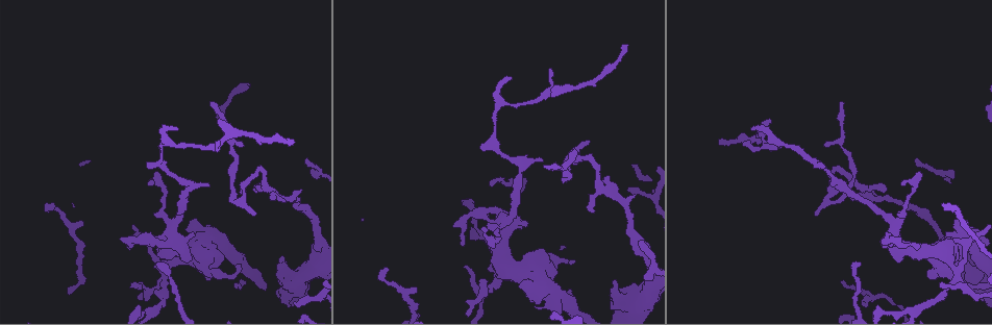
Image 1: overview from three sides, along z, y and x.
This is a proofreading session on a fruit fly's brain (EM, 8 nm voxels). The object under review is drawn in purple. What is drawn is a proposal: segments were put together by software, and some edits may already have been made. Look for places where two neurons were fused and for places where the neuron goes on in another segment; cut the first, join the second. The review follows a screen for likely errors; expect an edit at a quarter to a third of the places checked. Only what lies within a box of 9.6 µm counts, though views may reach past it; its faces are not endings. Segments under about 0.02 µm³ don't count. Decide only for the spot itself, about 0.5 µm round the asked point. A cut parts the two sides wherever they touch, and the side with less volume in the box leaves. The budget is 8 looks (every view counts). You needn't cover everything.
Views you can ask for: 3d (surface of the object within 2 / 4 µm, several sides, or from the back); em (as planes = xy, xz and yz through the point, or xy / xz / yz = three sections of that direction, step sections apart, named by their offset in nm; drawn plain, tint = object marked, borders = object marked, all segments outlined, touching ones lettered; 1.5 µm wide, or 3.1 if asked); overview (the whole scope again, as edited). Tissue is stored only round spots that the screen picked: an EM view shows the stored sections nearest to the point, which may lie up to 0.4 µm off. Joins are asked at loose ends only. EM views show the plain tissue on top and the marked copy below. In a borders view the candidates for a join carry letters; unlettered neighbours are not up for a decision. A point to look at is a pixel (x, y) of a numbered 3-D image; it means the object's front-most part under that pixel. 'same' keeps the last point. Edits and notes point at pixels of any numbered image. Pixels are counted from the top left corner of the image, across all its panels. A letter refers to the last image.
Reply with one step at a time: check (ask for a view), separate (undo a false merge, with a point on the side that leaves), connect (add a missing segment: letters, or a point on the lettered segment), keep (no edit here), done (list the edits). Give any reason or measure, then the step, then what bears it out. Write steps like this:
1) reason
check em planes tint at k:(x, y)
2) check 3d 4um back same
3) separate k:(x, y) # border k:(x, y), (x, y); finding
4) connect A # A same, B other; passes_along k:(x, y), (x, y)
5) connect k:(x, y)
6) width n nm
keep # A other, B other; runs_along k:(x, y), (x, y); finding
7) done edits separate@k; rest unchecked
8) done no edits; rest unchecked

thick end
check em planes borders at 1:(192, 220)

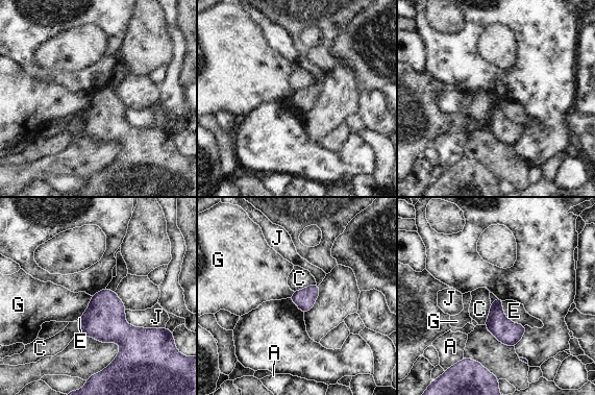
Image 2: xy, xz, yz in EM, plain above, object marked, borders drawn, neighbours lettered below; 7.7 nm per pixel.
longest_contact J 340 nm
keep # A other, C other, E other, G other, J other; border 2:(92, 296), (88, 309), (80, 318); no lettered segment goes on from it

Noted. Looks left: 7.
abrupt turn
check 3d 4um at 1:(840, 185)

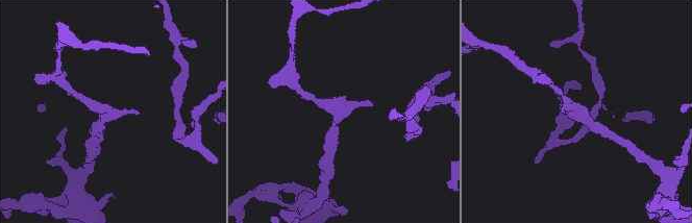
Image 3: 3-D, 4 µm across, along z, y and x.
check em planes tint at 3:(104, 109)

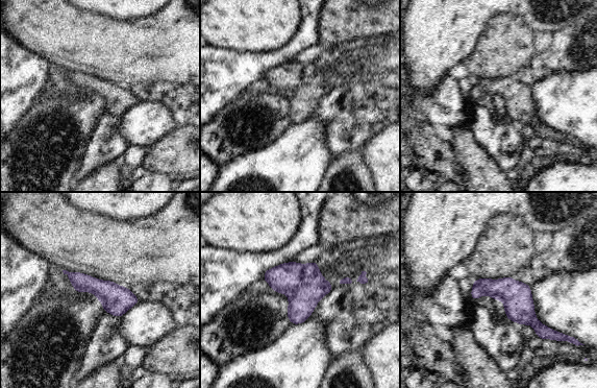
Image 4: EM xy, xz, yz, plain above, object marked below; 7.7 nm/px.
check em planes borders same

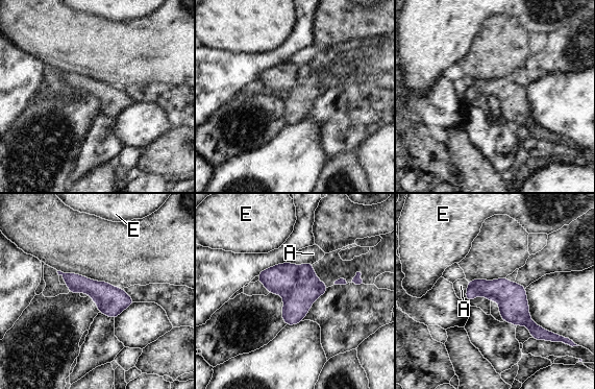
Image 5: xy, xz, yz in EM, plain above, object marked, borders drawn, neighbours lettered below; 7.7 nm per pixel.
width 220 nm
keep # A other, E other; runs_along 5:(470, 284), (496, 290), (543, 333); all the same neuron

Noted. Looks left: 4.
an open end
check 3d 2um at 1:(510, 79)

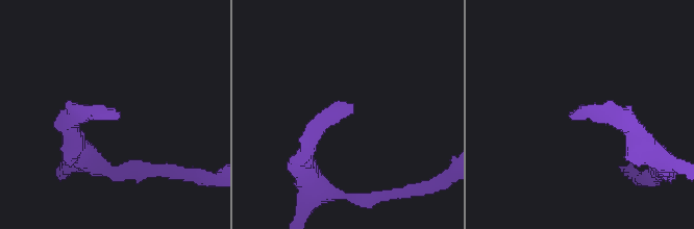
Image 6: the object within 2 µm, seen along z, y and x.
shape alone is not enough
check em planes borders at 6:(574, 115)

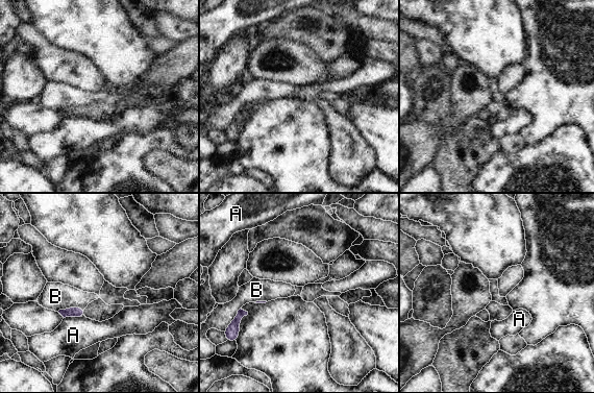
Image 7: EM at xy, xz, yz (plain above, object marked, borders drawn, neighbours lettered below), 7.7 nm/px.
keep # A other, B other; border 7:(83, 308), (71, 306), (57, 311); no lettered segment goes on from it

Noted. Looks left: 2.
check em planes borders at 1:(288, 139)

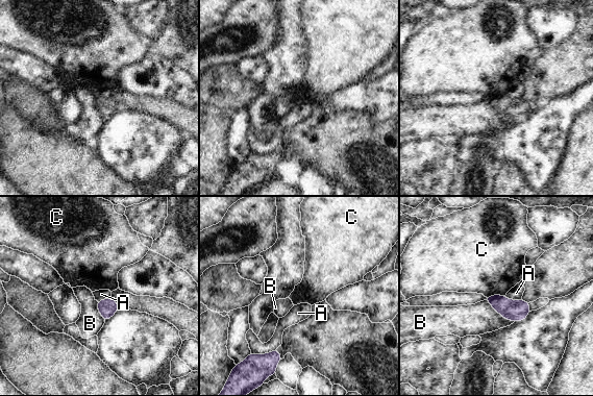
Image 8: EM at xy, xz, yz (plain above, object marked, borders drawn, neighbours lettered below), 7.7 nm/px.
keep # A other, B other, C other; border 8:(504, 295), (488, 295), (486, 297); no lettered segment goes on from it

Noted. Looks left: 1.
done no edits; rest unchecked

